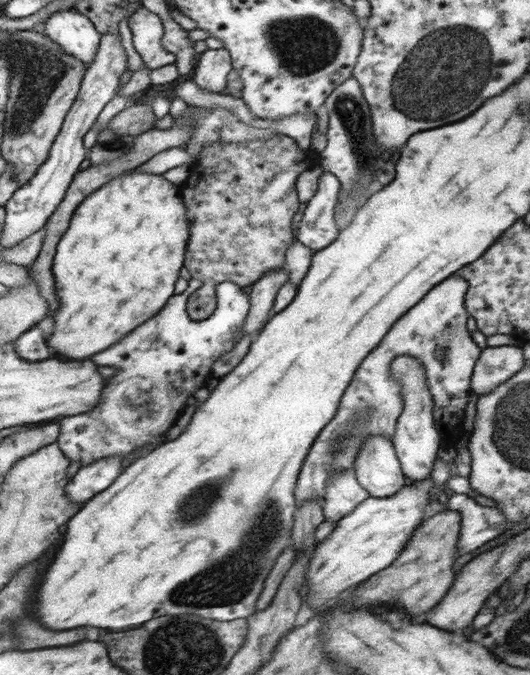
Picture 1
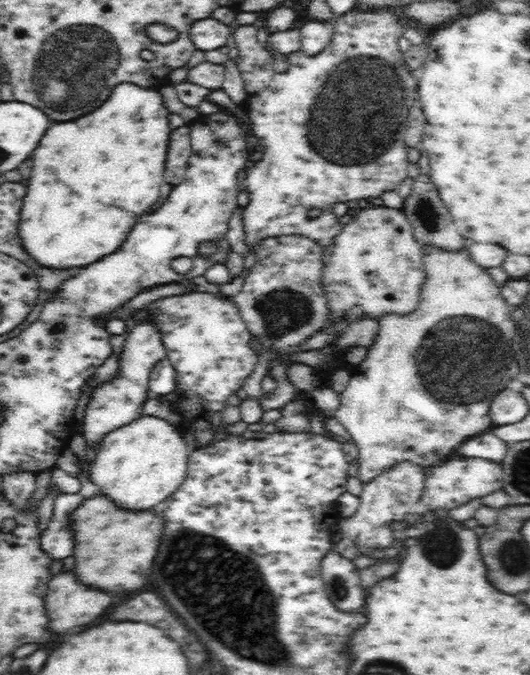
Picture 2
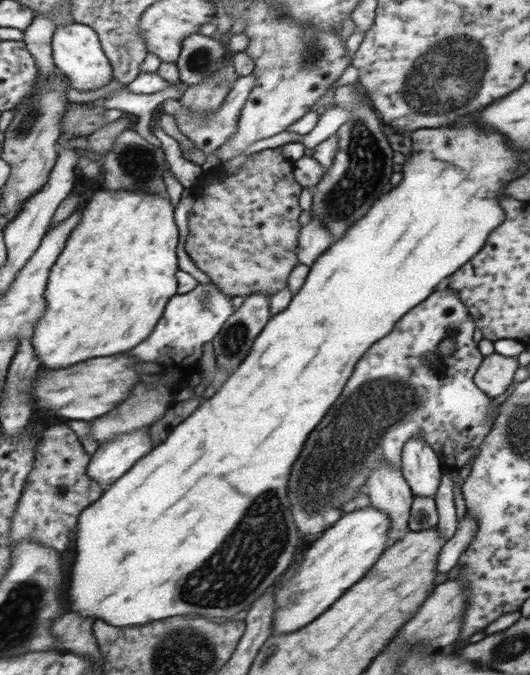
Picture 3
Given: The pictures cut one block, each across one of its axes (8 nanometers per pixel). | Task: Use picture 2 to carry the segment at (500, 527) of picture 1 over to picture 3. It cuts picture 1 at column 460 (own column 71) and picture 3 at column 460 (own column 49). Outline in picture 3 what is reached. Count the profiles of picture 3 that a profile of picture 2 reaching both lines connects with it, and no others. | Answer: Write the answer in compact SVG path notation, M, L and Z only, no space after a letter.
M466 511L462 520L458 522L454 536L447 540L440 549L436 566L438 572L446 573L457 566L458 559L463 555L462 552L468 549L472 536L476 534L474 526L478 526L478 524Z

